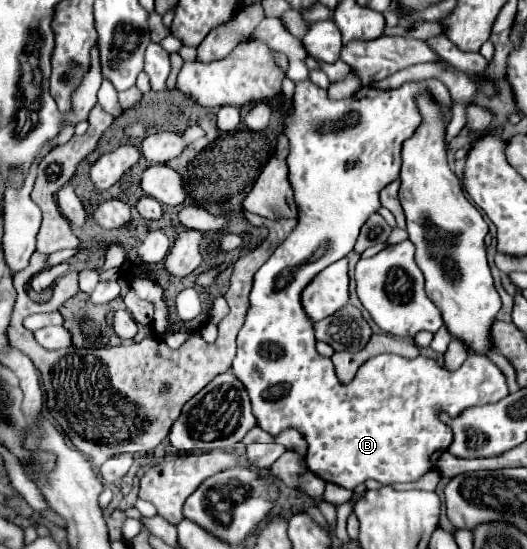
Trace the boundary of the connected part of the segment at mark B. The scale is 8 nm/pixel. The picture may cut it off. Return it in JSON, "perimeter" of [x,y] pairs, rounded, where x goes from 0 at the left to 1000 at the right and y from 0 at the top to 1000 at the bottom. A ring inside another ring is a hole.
{"perimeter":[[[590,146],[564,153],[556,200],[541,215],[541,248],[552,262],[545,299],[548,332],[560,346],[560,368],[567,379],[567,404],[560,419],[541,434],[541,441],[522,452],[510,474],[484,499],[484,517],[472,539],[476,557],[469,568],[469,583],[450,612],[450,648],[438,667],[442,681],[469,703],[488,772],[518,794],[545,780],[567,783],[586,809],[583,849],[617,878],[662,893],[700,871],[723,882],[784,878],[799,871],[810,856],[825,849],[829,834],[852,816],[860,801],[856,776],[841,772],[829,761],[829,747],[844,747],[856,761],[867,761],[890,740],[935,736],[966,721],[954,678],[928,652],[905,645],[890,645],[879,667],[863,678],[848,678],[837,663],[806,648],[772,656],[750,645],[723,645],[696,656],[681,670],[674,696],[651,703],[636,685],[632,659],[598,638],[602,619],[594,583],[583,579],[571,554],[571,532],[579,528],[579,521],[609,492],[655,470],[670,455],[693,397],[723,379],[719,350],[742,328],[757,324],[761,262],[787,240],[799,222],[799,208],[784,182],[784,175],[799,164],[818,168],[818,175],[825,175],[825,186],[833,186],[841,204],[848,208],[848,219],[856,219],[856,175],[833,146],[772,149],[753,164],[719,164],[712,157],[693,157],[662,182],[628,182],[620,175],[620,164],[605,160]],[[643,200],[666,200],[677,226],[647,233],[643,240],[609,244],[605,233],[613,230],[613,222],[632,219]]]}

